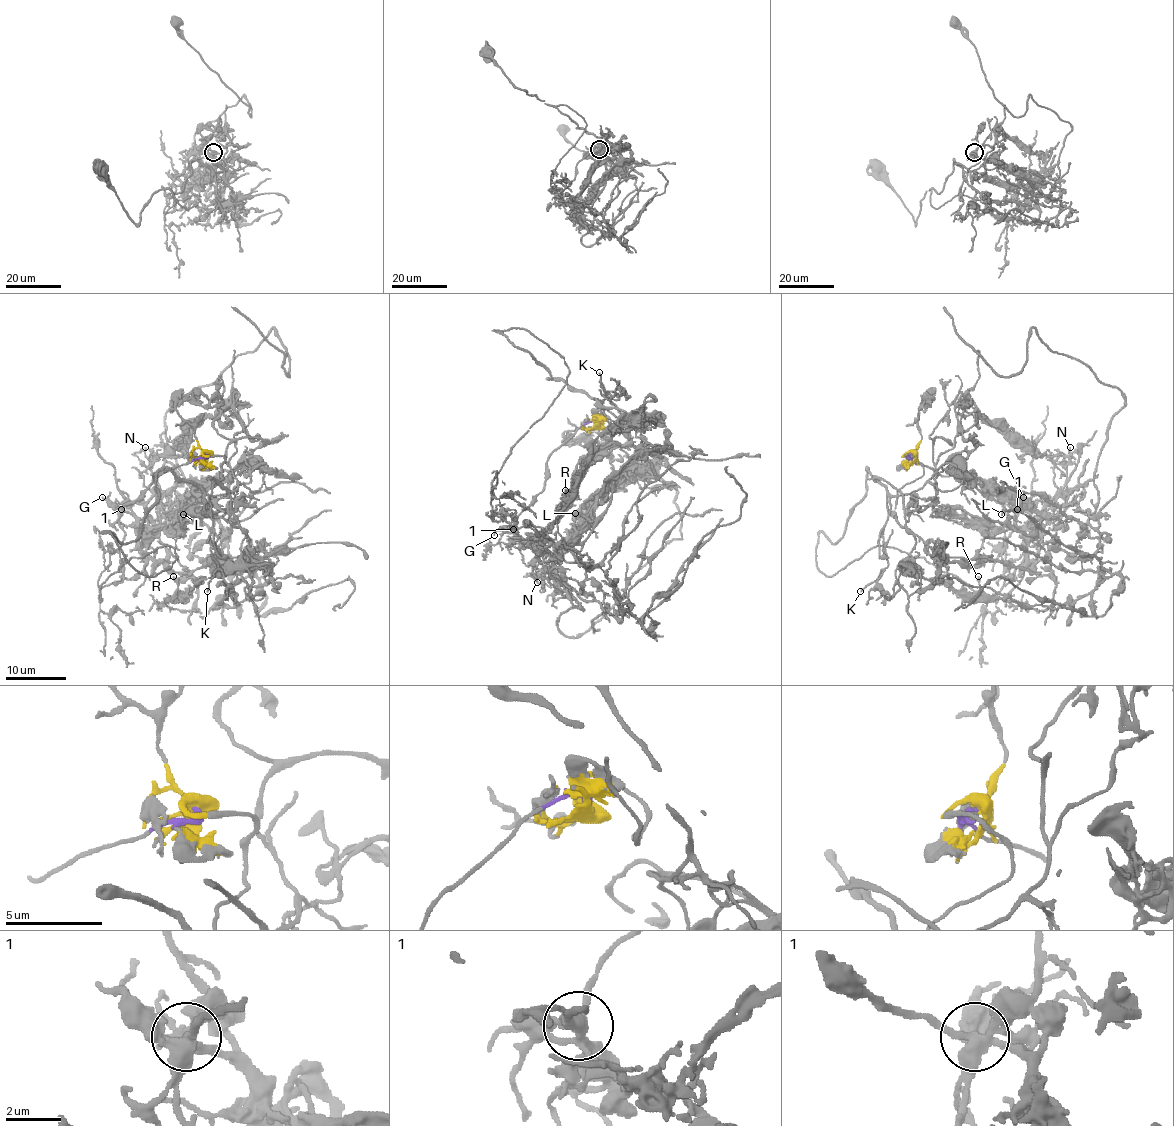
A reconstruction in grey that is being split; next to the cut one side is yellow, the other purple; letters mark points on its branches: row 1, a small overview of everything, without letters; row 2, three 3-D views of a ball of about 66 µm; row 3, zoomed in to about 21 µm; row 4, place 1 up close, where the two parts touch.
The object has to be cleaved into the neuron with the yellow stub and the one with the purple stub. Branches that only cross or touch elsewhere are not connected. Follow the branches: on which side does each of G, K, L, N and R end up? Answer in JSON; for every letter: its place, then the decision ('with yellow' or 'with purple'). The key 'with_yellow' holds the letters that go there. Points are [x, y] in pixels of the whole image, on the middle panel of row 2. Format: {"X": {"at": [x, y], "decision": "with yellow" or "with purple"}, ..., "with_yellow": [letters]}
{"G": {"at": [494, 535], "decision": "with purple"}, "K": {"at": [599, 372], "decision": "with yellow"}, "L": {"at": [575, 513], "decision": "with yellow"}, "N": {"at": [537, 582], "decision": "with yellow"}, "R": {"at": [565, 490], "decision": "with yellow"}, "with_yellow": ["K", "L", "N", "R"]}

